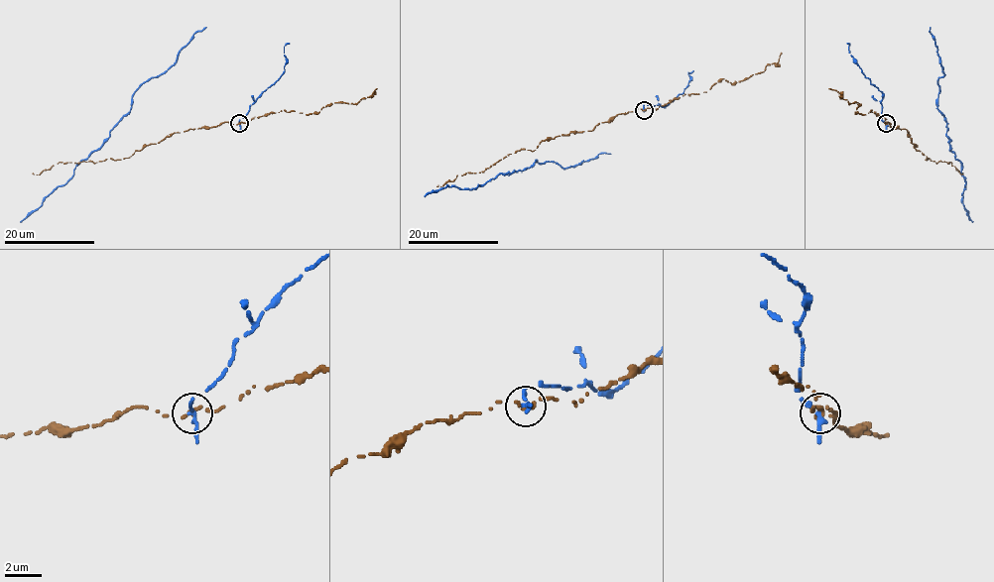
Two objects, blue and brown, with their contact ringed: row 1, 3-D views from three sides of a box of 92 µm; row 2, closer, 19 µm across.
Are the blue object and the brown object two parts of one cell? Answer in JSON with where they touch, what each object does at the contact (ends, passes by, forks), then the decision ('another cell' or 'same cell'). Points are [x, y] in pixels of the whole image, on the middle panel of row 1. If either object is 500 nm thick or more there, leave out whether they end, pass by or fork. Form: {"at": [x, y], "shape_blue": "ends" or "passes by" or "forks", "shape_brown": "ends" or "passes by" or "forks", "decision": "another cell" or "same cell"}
{"at": [644, 110], "shape_blue": "passes by", "shape_brown": "ends", "decision": "another cell"}

